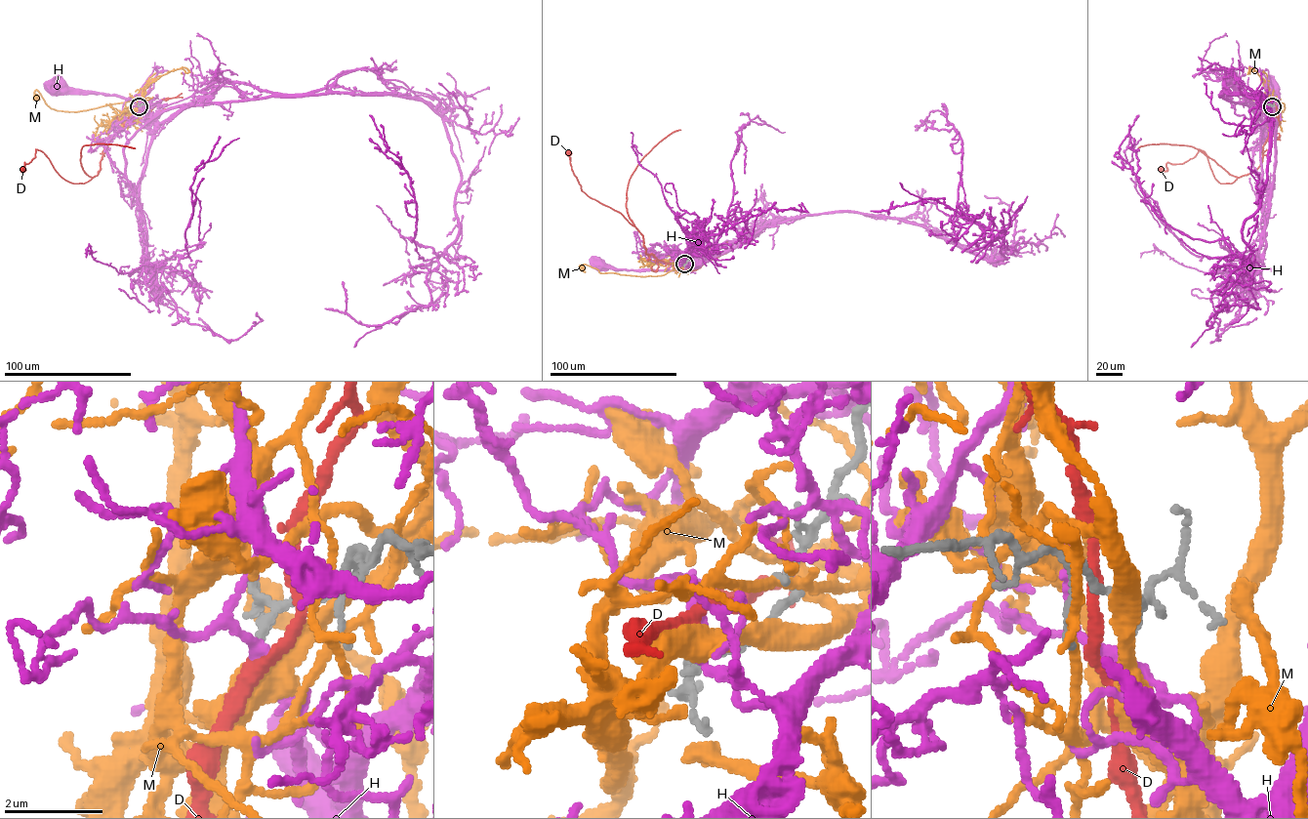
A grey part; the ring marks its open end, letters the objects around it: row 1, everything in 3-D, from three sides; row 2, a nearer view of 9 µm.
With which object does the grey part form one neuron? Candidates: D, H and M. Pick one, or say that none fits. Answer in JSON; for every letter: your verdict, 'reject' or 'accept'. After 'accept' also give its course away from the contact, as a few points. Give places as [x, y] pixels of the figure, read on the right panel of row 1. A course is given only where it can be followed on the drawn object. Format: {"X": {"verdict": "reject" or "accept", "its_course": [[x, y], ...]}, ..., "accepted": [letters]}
{"D": {"verdict": "accept", "its_course": [[1272, 106], [1276, 117], [1254, 171], [1220, 184], [1200, 149], [1183, 163], [1167, 162], [1166, 170], [1161, 169]]}, "H": {"verdict": "reject"}, "M": {"verdict": "reject"}, "accepted": ["D"]}

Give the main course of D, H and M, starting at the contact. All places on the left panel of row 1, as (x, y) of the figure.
D: (139, 106), (111, 138), (98, 175), (86, 183), (73, 184), (62, 178), (37, 149), (22, 169)
H: (139, 106), (140, 110), (134, 102), (115, 95), (61, 93), (55, 87)
M: (139, 106), (136, 108), (136, 101), (131, 101), (84, 110), (56, 110), (36, 90), (35, 97)

